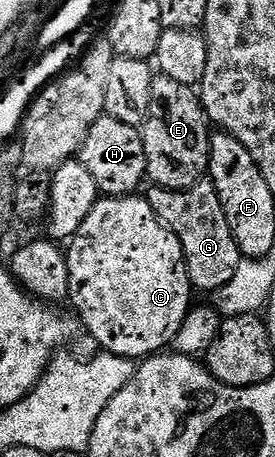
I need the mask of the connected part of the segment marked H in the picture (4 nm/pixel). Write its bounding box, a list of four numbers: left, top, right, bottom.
[79,116,148,197]

